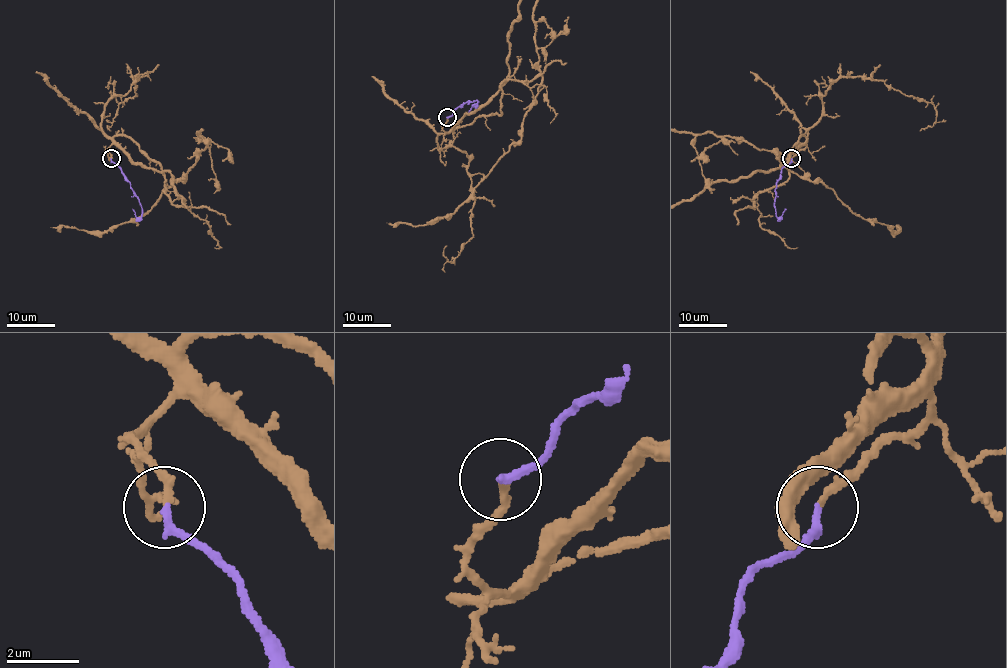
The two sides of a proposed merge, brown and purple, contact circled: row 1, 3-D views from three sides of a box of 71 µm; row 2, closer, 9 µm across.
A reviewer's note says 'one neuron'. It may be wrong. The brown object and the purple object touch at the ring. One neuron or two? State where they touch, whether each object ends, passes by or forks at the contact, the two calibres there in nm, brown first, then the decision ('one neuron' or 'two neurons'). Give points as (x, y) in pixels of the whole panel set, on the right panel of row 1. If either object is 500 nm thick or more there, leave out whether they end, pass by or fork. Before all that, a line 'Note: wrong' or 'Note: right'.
Note: right
place (791, 158); brown ends; purple ends; calibres 200 and 240 nm; one neuron

